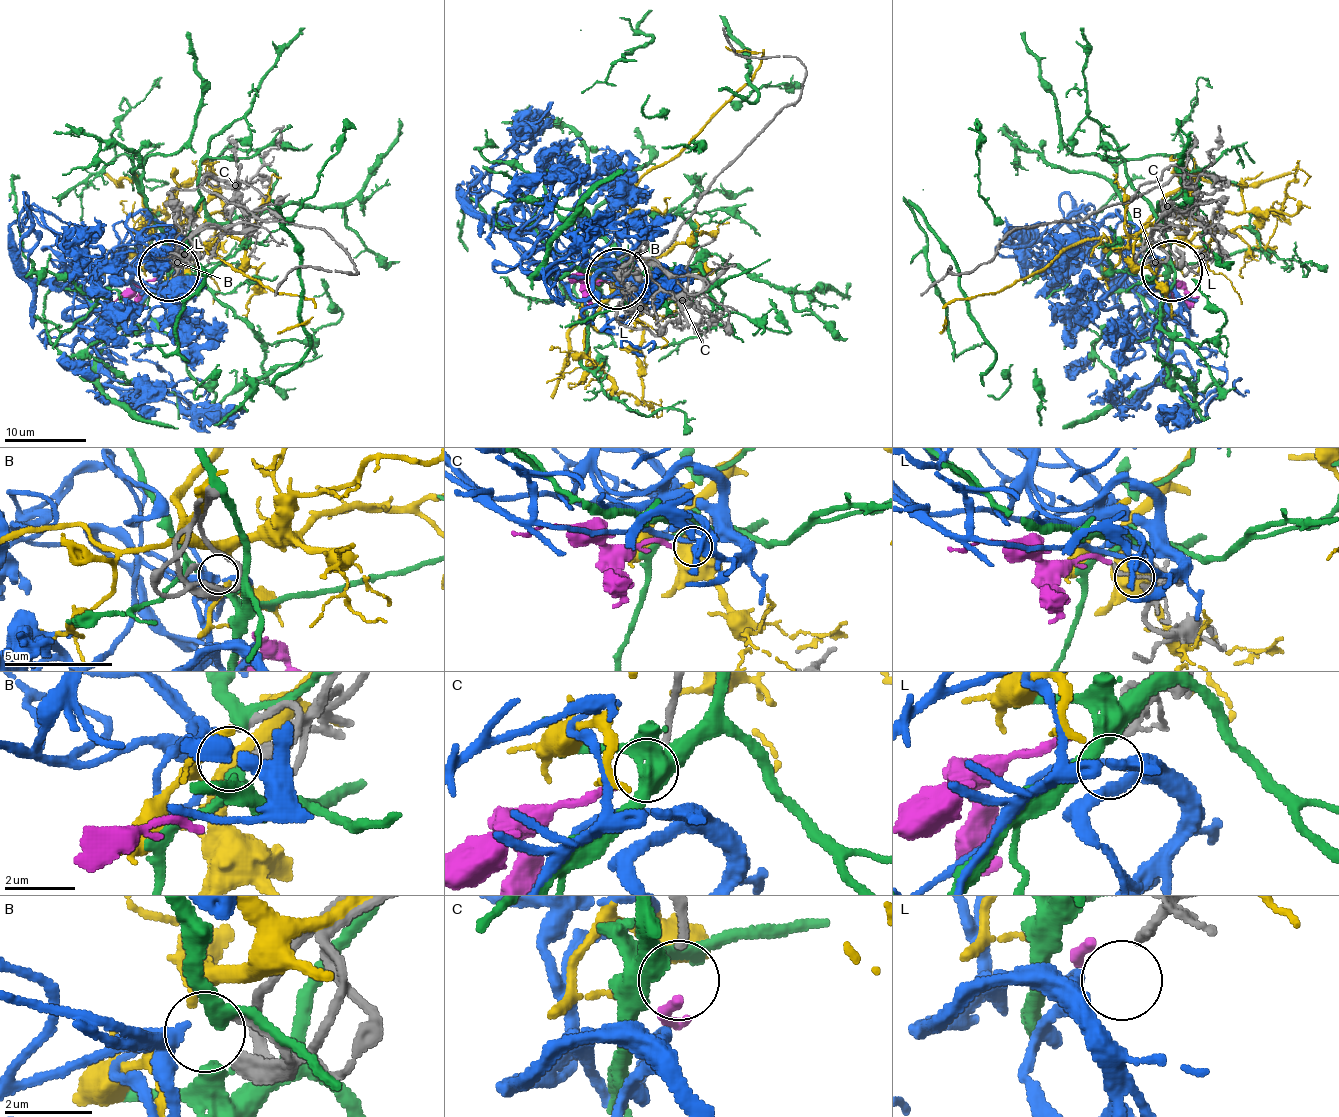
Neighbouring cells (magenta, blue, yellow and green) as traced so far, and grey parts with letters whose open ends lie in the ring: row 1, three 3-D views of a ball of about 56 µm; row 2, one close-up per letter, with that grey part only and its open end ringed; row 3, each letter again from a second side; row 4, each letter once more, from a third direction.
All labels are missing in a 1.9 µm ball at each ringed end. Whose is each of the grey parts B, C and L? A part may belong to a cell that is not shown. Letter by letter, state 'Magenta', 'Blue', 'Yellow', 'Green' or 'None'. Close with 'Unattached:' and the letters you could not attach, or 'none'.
B: Blue
C: Magenta
L: None
Unattached: L

